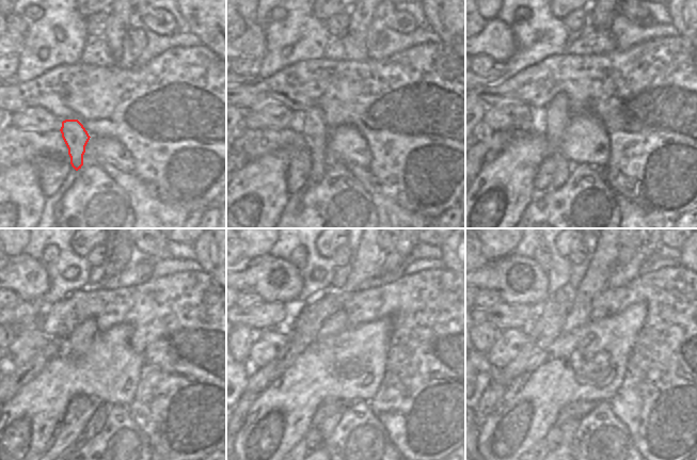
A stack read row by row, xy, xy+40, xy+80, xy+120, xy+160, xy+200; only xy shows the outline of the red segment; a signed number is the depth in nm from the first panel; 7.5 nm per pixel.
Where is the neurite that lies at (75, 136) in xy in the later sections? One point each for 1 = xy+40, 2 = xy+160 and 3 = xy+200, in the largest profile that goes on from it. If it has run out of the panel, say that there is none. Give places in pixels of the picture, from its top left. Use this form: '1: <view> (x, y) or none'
1: xy+40 (313, 127)
2: xy+160 (336, 322)
3: xy+200 (596, 280)

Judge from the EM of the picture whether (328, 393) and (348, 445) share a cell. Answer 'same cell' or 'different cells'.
different cells

